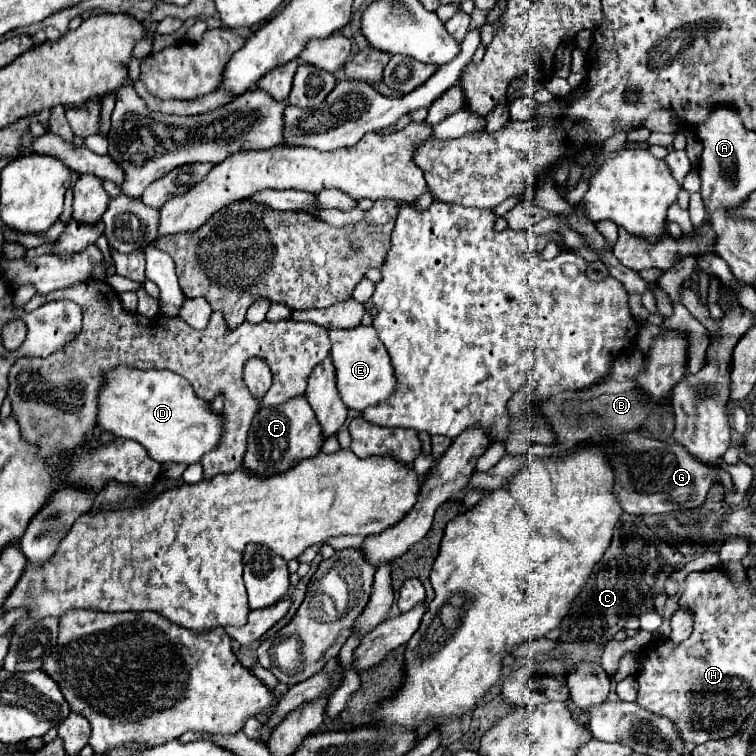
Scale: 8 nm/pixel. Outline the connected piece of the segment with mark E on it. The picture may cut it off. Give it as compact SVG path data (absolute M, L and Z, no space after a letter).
M358 325L354 329L332 329L330 341L330 357L336 365L336 385L344 405L362 413L366 407L384 403L396 387L396 377L390 365L390 355L386 353L386 347L382 347L382 341L378 341L378 331L372 325Z

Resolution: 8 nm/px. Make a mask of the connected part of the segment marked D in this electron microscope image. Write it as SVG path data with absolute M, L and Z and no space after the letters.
M118 365L104 373L102 387L98 391L98 417L96 423L102 431L116 437L138 441L148 455L158 463L198 463L200 457L212 451L222 437L222 417L208 409L208 403L198 399L192 385L178 373L172 371L140 371L134 367Z

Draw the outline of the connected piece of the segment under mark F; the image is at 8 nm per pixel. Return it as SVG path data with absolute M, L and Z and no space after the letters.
M294 397L278 407L262 407L250 425L248 449L244 455L244 469L258 477L270 477L292 469L298 461L314 457L320 453L324 443L322 429L316 421L312 407L306 403L306 397Z

